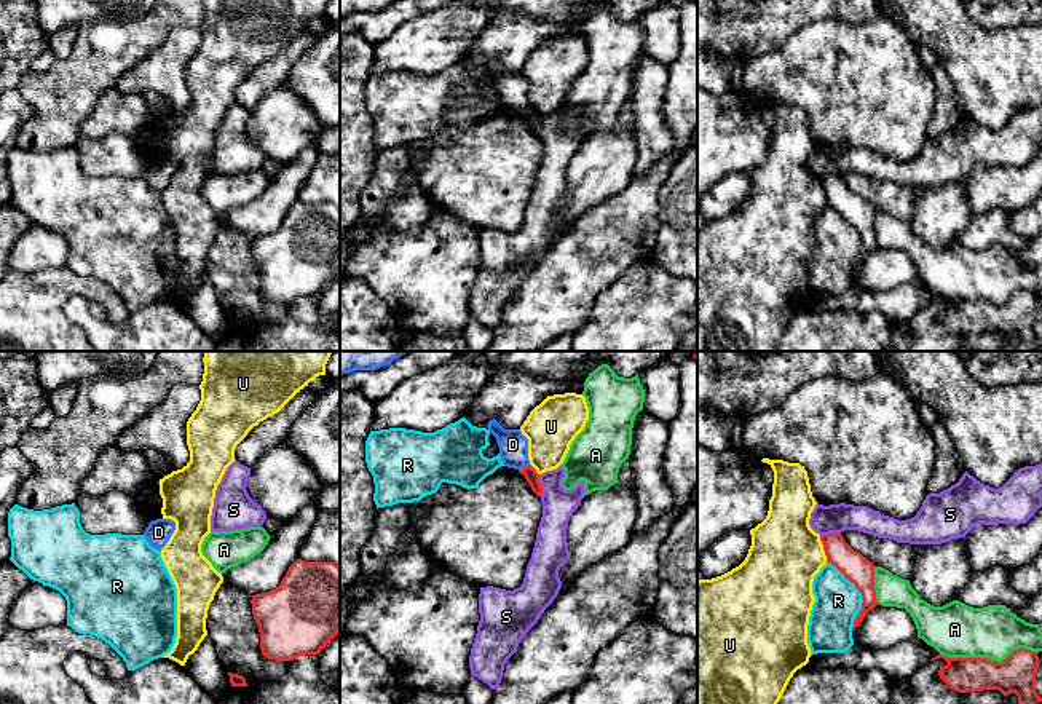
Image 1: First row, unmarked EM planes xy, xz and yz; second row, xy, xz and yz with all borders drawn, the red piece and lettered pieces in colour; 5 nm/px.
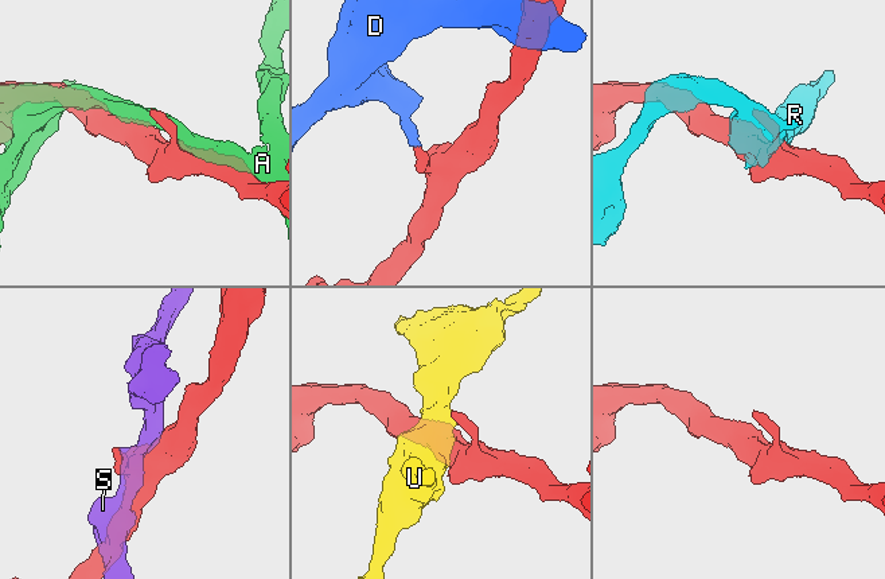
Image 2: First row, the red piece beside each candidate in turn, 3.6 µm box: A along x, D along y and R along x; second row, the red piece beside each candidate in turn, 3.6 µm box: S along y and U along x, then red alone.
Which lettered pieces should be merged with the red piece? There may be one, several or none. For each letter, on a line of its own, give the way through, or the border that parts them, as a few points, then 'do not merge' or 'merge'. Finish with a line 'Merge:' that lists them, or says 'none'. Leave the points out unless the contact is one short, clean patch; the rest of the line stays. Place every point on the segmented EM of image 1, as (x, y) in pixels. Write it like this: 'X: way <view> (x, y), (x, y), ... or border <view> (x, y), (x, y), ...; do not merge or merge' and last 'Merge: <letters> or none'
A: do not merge
D: border xz (528, 463), (519, 470); do not merge
R: do not merge
S: border xz (538, 474), (541, 495); do not merge
U: border yz (819, 535), (827, 561); do not merge
Merge: none

